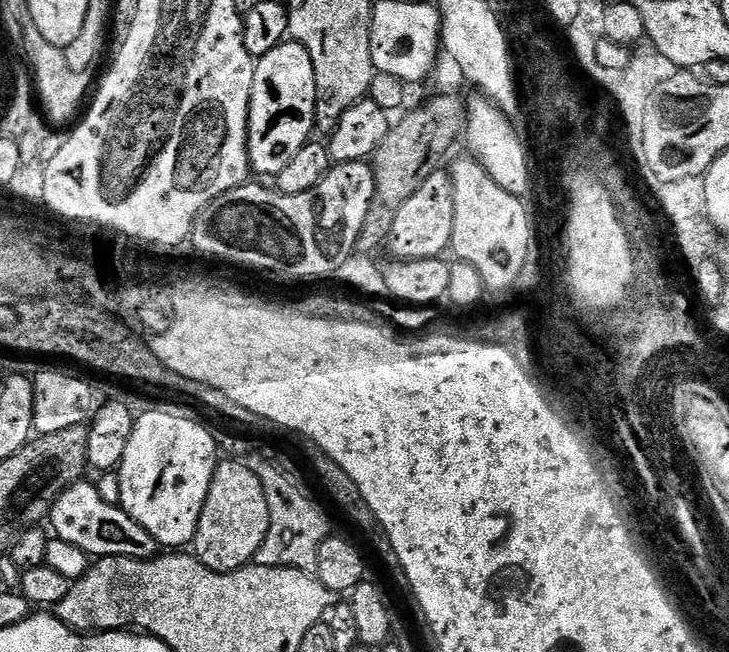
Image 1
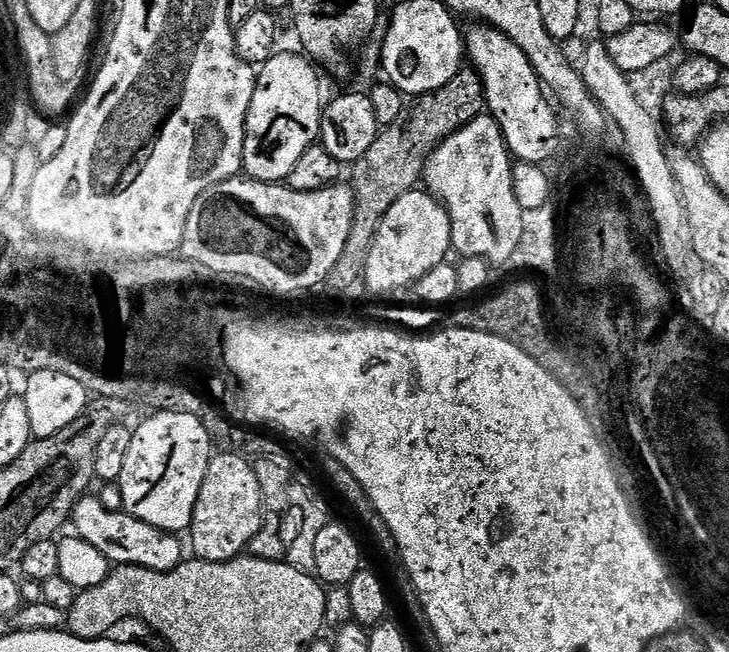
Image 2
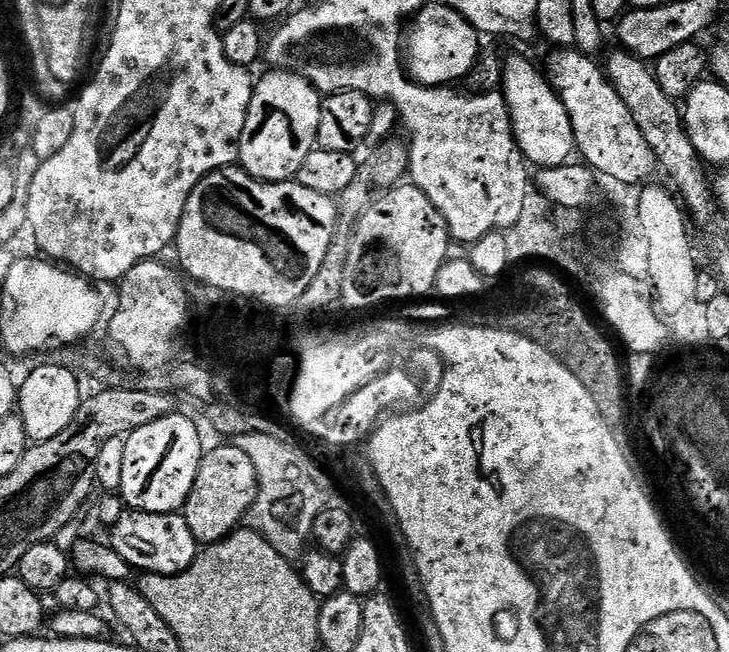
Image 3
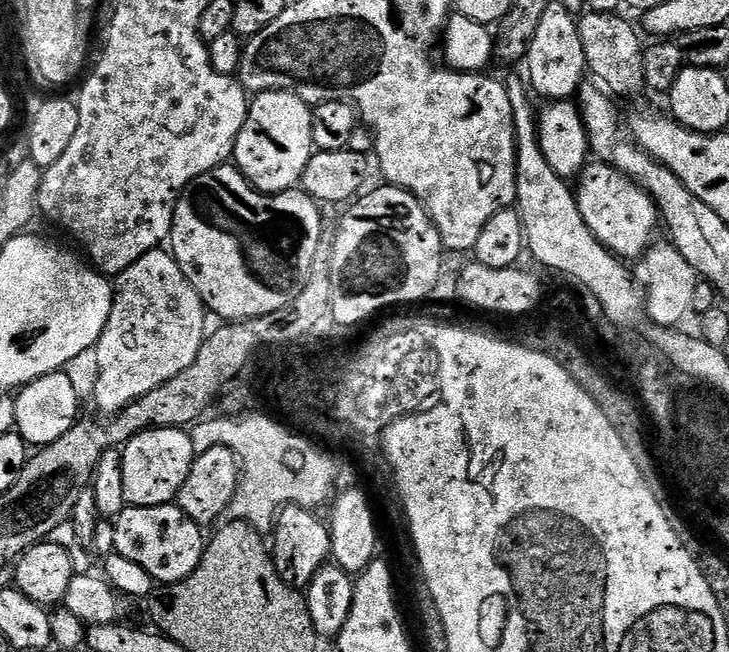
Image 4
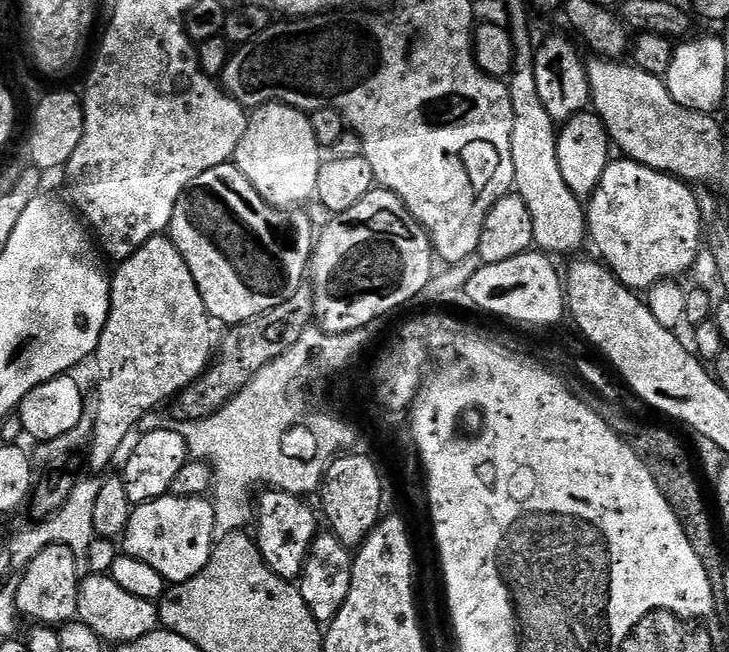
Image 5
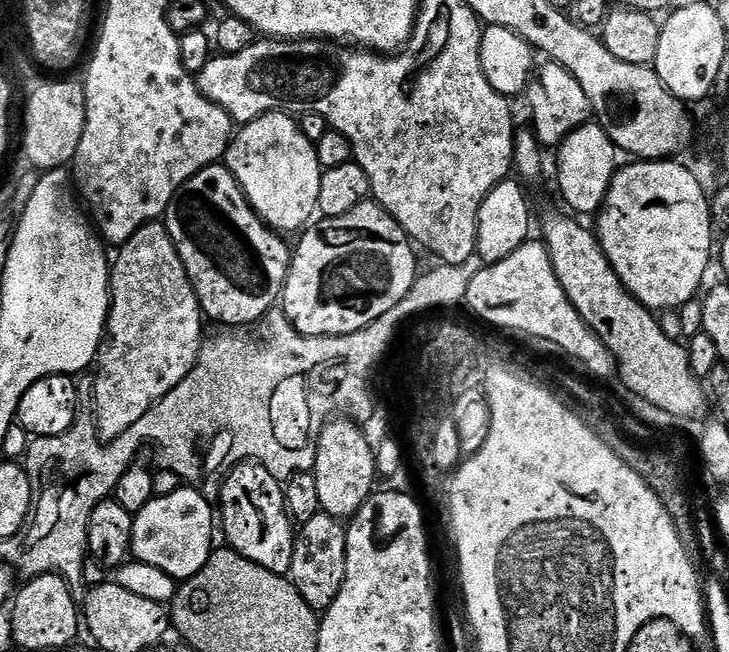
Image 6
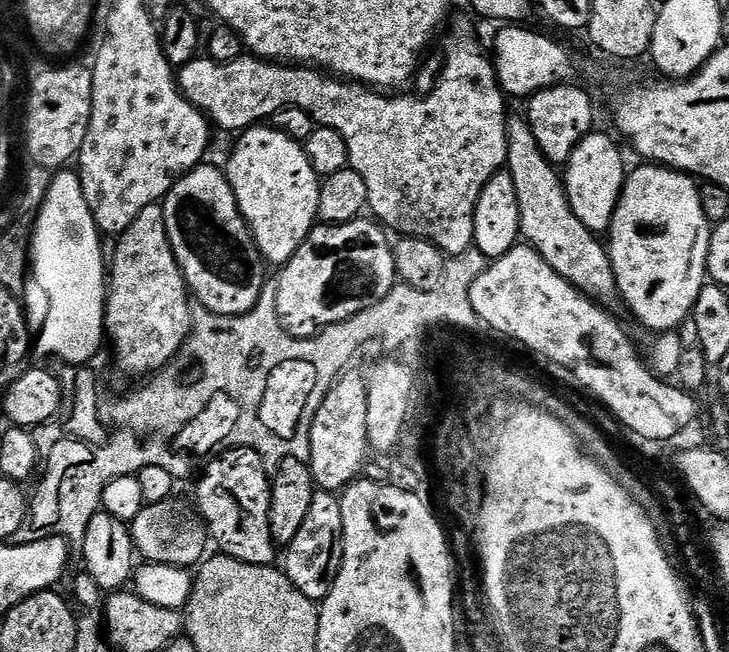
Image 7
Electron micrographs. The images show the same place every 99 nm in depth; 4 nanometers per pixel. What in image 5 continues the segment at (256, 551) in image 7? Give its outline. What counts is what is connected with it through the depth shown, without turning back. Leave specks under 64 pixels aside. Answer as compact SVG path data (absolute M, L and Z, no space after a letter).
M264 490L261 493L254 504L255 542L274 574L278 574L283 580L299 581L304 564L308 561L310 546L318 535L316 516L308 506L307 499L275 490Z

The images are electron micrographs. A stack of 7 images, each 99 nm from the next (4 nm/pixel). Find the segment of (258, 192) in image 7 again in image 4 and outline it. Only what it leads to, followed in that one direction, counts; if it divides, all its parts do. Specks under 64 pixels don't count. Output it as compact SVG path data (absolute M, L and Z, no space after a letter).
M261 92L249 103L242 134L238 134L234 164L259 192L287 192L300 184L313 151L309 101L298 98L293 92Z

